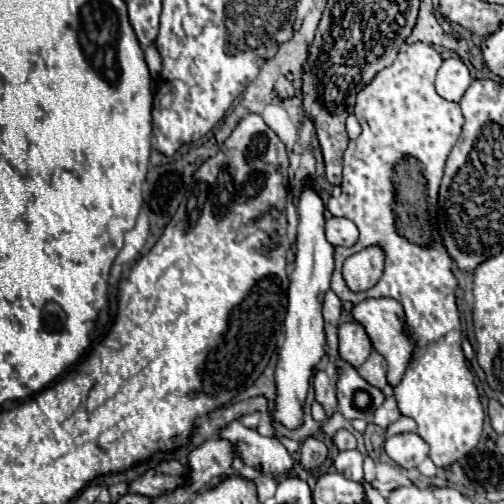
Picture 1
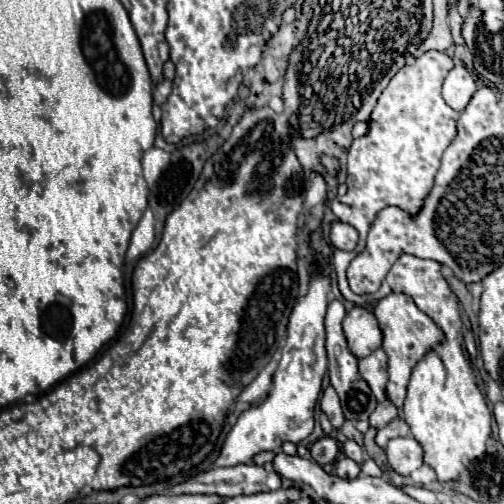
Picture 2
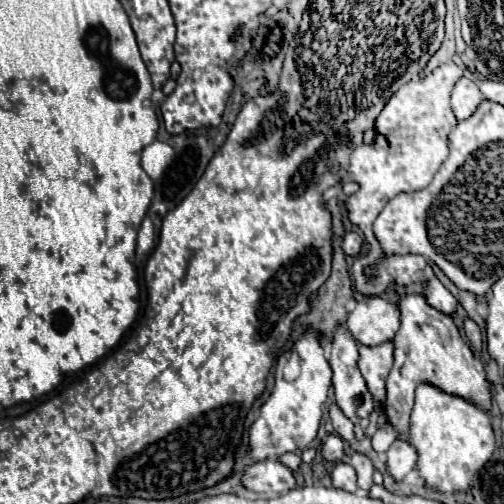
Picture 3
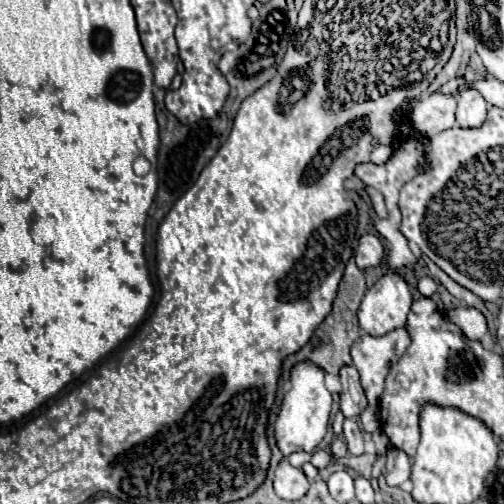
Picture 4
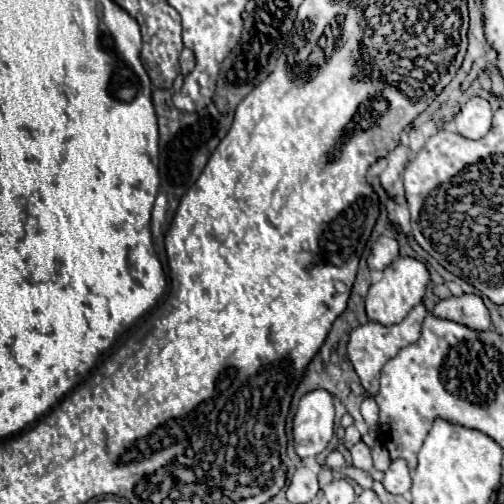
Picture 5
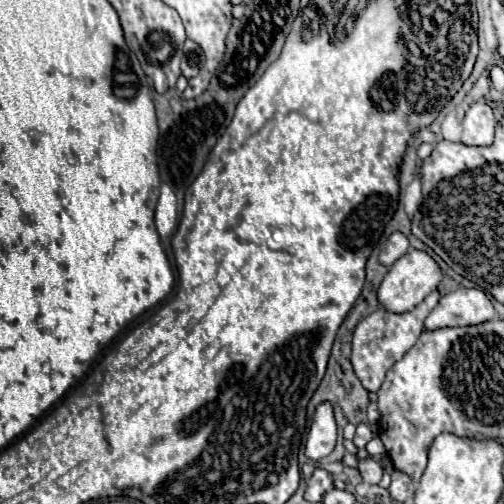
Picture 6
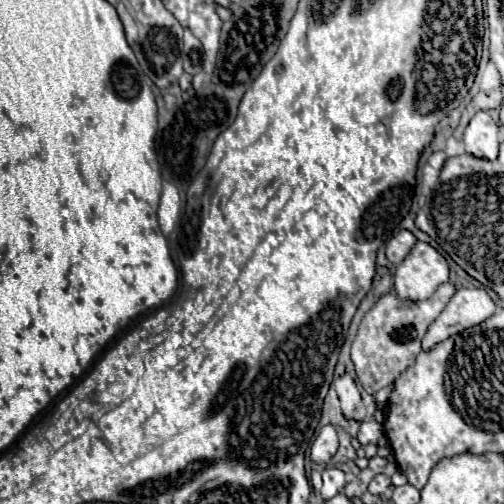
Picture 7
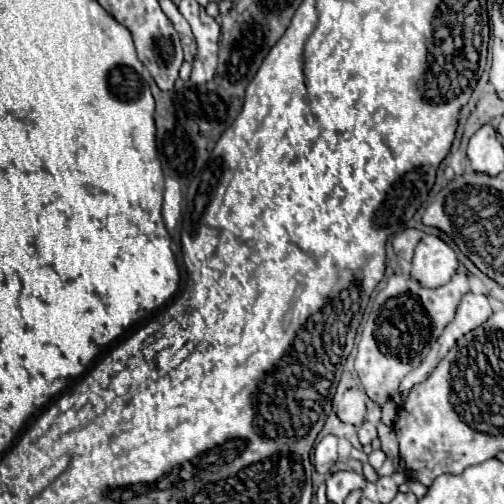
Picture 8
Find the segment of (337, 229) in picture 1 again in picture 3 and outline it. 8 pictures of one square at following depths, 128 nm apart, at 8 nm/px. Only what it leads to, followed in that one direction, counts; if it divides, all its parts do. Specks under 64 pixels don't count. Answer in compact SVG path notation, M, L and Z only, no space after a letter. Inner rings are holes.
M348 232L348 234L344 236L342 248L344 248L344 252L346 252L350 258L358 258L358 256L362 254L362 242L364 242L364 238L362 238L360 234Z

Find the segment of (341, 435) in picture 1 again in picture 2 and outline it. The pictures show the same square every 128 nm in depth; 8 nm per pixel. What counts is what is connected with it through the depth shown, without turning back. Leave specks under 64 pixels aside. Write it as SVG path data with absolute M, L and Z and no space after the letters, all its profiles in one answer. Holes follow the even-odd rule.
M346 440L344 446L342 446L342 452L352 458L356 464L362 464L364 462L364 456L362 456L362 448L354 442L354 440Z

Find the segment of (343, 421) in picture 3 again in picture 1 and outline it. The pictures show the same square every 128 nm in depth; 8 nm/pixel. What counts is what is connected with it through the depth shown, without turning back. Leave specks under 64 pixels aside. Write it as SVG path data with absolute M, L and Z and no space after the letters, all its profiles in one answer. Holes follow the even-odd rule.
M316 372L312 378L314 390L316 390L316 402L322 404L322 408L326 410L326 416L332 416L338 408L338 400L336 400L336 388L332 378L326 372Z

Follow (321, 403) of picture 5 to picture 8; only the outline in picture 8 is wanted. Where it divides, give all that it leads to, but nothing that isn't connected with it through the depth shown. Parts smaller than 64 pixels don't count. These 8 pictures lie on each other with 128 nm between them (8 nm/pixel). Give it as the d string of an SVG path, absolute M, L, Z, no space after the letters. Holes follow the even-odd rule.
M324 436L316 444L316 448L314 448L314 466L320 474L330 474L332 466L336 464L336 446L338 446L336 436Z

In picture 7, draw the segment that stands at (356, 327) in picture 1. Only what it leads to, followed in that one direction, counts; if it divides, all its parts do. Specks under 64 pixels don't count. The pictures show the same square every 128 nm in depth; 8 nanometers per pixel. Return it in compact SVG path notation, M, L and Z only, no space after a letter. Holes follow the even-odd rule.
M418 242L396 268L394 290L400 298L426 300L436 288L448 282L450 266L446 258L428 242Z

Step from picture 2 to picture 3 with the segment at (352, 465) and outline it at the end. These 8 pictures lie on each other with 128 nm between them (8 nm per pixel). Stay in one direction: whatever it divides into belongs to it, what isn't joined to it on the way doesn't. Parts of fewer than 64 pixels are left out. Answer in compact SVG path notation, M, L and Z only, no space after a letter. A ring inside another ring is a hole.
M338 462L334 468L332 468L332 474L330 474L330 480L332 480L332 486L334 488L342 488L346 492L354 492L356 488L356 472L350 464L346 462Z

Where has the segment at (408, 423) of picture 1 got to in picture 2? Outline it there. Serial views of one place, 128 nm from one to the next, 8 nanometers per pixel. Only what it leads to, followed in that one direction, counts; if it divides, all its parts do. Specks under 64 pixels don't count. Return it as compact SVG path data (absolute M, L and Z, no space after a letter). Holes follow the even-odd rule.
M398 416L398 418L394 418L388 426L384 426L384 428L378 430L378 434L376 434L376 444L378 444L380 448L384 448L384 446L388 444L388 440L398 438L398 436L408 436L408 434L410 434L408 424Z

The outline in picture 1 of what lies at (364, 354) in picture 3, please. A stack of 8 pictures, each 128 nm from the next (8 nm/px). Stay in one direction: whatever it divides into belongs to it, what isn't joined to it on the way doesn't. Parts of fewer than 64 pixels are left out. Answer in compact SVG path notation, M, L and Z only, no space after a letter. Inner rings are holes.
M372 350L372 354L368 356L368 360L358 368L358 374L372 386L384 390L386 382L386 360L384 356L380 356L376 350Z

